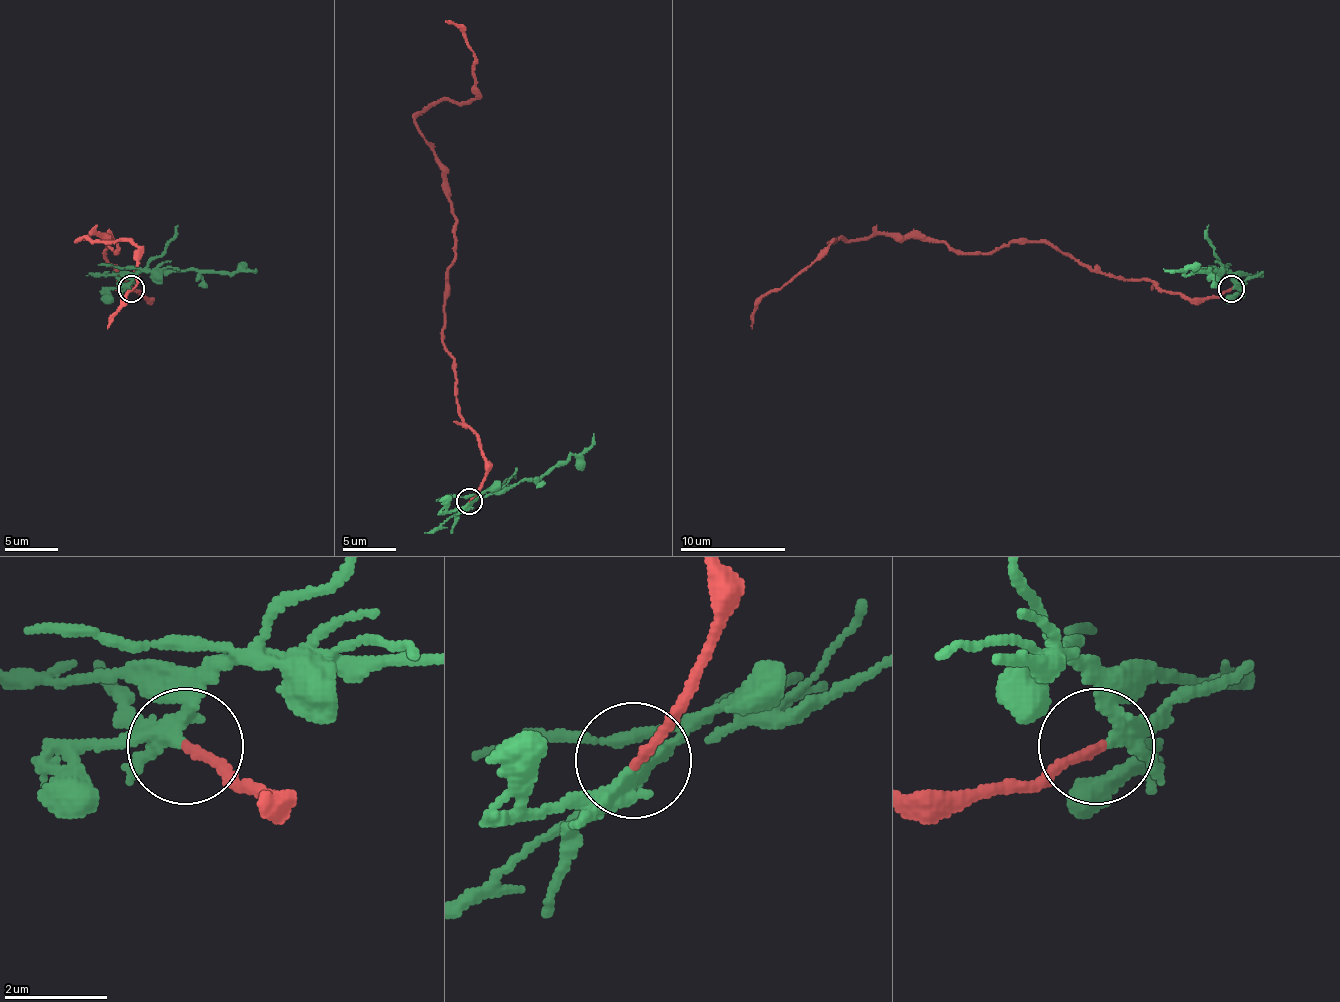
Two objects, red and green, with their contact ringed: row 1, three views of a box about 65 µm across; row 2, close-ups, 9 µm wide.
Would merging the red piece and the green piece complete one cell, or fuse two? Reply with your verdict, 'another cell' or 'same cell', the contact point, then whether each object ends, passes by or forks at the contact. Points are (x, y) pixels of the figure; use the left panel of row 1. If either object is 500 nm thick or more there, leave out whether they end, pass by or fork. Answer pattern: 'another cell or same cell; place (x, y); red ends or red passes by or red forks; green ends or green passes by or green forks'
another cell; place (131, 288); red ends; green passes by

